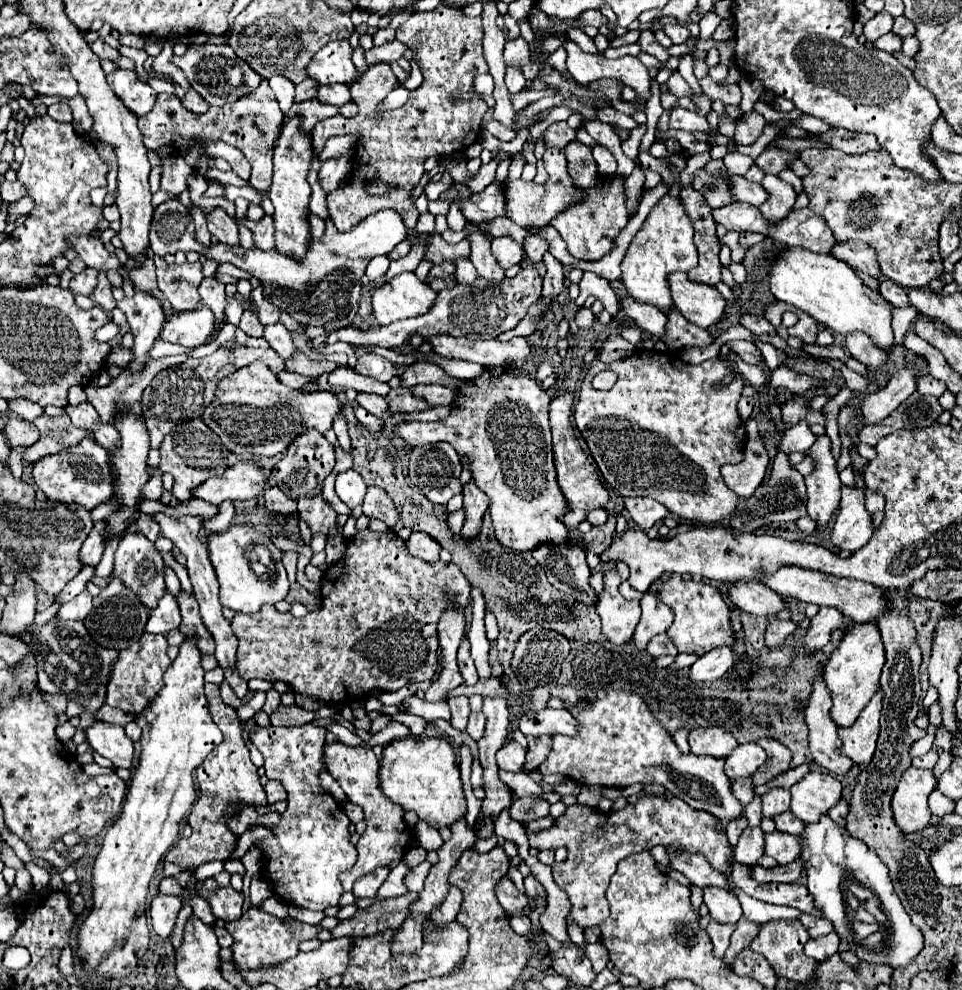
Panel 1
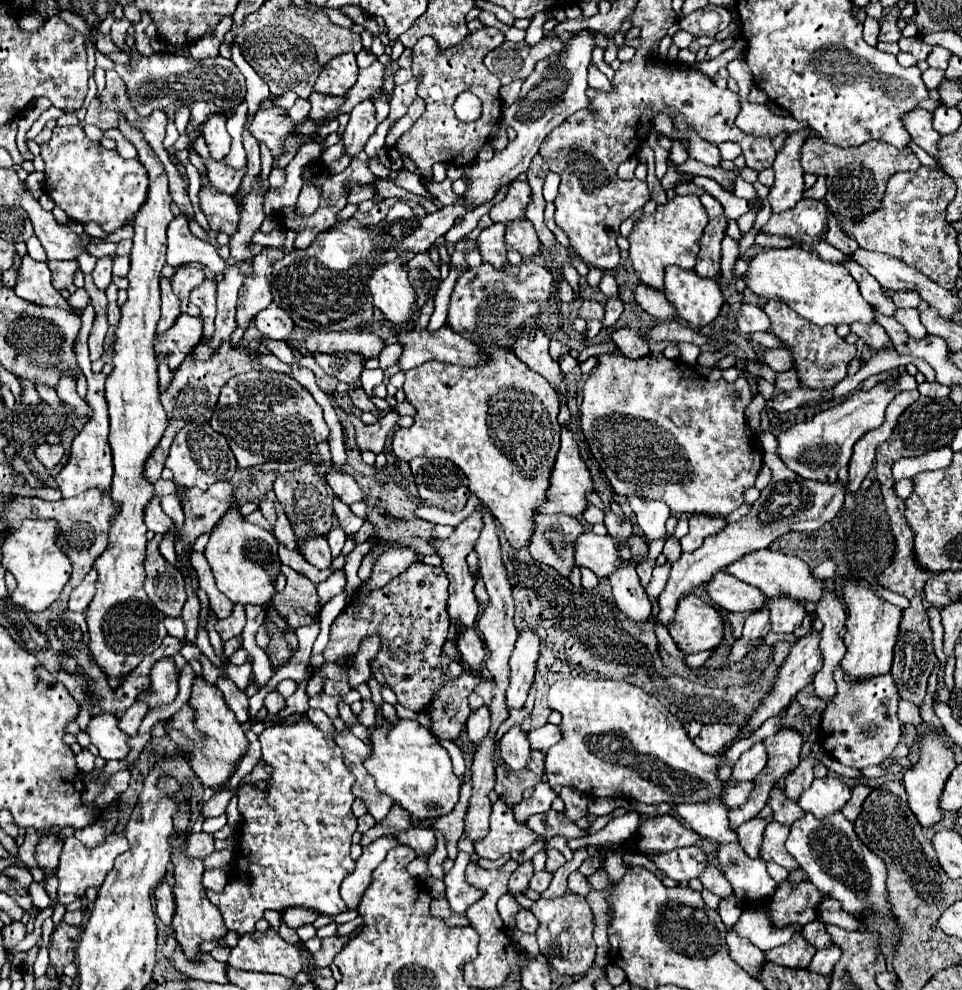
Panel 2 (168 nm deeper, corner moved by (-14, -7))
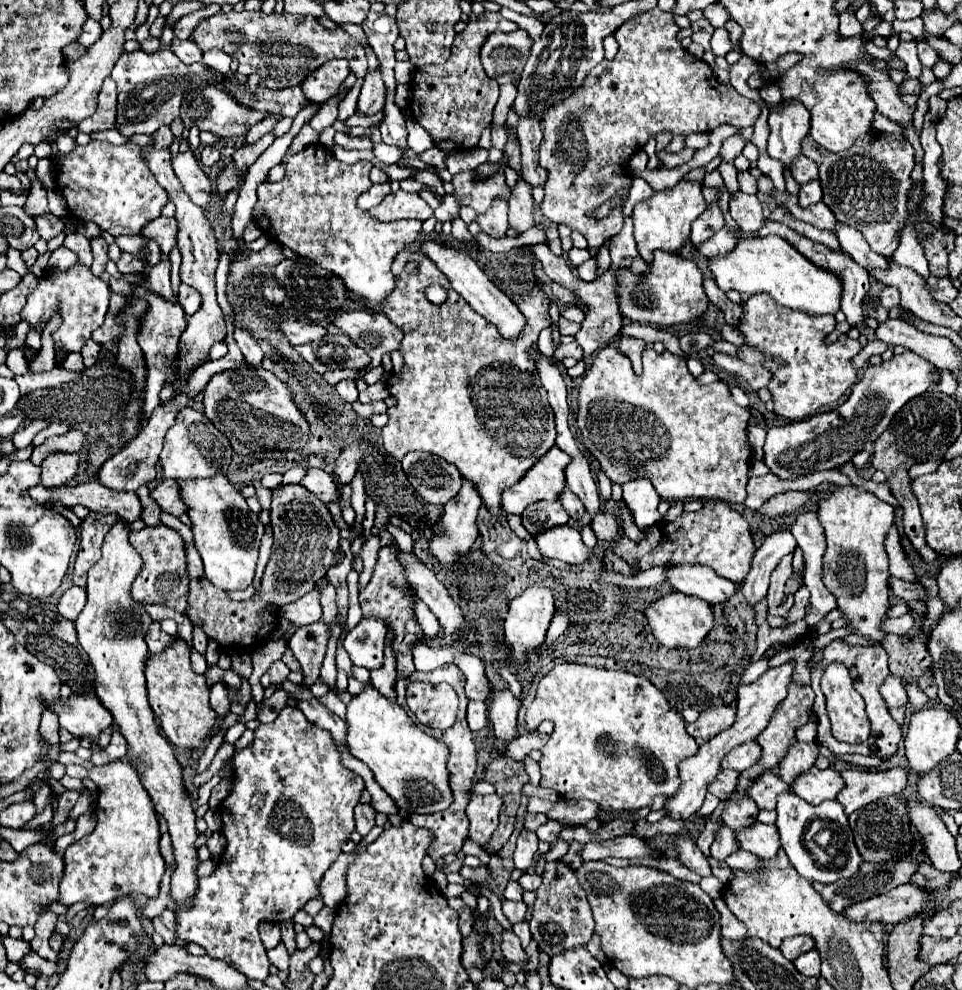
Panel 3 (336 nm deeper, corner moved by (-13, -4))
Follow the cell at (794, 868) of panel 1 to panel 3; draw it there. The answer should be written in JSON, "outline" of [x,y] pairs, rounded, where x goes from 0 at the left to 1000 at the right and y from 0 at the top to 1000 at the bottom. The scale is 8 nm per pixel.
{"outline":[[[748,829],[748,837],[744,839],[744,847],[740,852],[740,866],[753,870],[757,864],[761,864],[763,860],[767,860],[767,854],[765,854],[765,845],[763,841],[759,839],[759,835],[755,835],[751,829]]]}

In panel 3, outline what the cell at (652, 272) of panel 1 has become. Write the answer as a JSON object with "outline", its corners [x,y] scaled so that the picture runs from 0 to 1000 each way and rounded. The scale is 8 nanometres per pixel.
{"outline":[[[705,183],[699,191],[680,193],[676,201],[669,201],[659,207],[659,241],[663,247],[663,256],[672,266],[678,266],[678,256],[682,252],[688,254],[705,254],[717,237],[717,227],[721,221],[730,217],[734,211],[732,197],[730,197],[730,185],[726,183]]]}

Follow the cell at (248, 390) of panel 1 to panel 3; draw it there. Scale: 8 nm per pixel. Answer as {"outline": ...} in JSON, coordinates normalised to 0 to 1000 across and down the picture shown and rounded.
{"outline":[[[243,371],[220,379],[210,395],[210,409],[214,421],[237,441],[247,460],[312,454],[322,443],[320,427],[306,409],[299,389],[272,371]]]}

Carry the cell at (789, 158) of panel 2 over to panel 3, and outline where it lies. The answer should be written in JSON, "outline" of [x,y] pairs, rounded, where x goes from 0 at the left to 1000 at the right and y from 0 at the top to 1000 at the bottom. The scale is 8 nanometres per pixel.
{"outline":[[[811,104],[798,118],[800,138],[798,157],[809,161],[815,169],[821,169],[823,161],[832,157],[832,142],[842,132],[842,114],[834,104]]]}

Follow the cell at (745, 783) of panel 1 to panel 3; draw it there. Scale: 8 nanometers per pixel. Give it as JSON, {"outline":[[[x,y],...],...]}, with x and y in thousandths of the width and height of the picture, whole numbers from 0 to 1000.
{"outline":[[[748,777],[742,791],[738,791],[736,799],[744,803],[748,809],[753,809],[765,797],[765,793],[767,793],[767,781],[761,777]]]}

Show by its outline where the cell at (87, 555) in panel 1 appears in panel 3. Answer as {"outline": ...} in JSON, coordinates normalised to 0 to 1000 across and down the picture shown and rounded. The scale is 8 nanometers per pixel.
{"outline":[[[73,593],[60,607],[60,619],[71,627],[79,627],[89,609],[89,597],[83,593]]]}

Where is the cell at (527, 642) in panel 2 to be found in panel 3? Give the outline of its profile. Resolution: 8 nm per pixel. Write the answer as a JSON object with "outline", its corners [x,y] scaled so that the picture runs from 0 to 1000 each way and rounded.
{"outline":[[[559,589],[551,591],[545,599],[541,599],[536,605],[530,607],[530,617],[524,627],[524,639],[526,639],[526,647],[530,649],[530,656],[532,656],[530,672],[534,676],[541,676],[547,670],[549,656],[555,656],[565,649],[568,635],[570,635],[574,621],[576,621],[576,599],[574,599],[574,595],[570,595],[565,591],[559,591]]]}

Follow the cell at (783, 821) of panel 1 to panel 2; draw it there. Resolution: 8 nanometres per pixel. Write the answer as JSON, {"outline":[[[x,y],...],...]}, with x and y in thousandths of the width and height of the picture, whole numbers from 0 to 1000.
{"outline":[[[812,796],[801,798],[801,802],[799,802],[799,814],[804,816],[804,828],[808,828],[810,832],[816,832],[816,834],[822,834],[822,830],[831,828],[837,822],[828,814],[828,810],[822,810],[822,808],[818,808],[814,804]]]}

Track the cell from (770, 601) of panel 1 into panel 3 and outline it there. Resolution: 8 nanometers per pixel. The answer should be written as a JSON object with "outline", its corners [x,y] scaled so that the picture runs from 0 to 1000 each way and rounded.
{"outline":[[[694,571],[692,589],[699,593],[699,597],[732,605],[738,611],[759,605],[765,597],[761,587],[744,581],[742,575],[734,571]]]}

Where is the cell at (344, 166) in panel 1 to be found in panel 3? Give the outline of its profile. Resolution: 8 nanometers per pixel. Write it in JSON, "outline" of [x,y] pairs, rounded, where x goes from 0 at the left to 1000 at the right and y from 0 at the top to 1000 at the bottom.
{"outline":[[[395,68],[383,72],[378,86],[376,86],[376,94],[372,98],[372,112],[387,116],[397,112],[401,104],[401,86],[397,84],[397,72]]]}

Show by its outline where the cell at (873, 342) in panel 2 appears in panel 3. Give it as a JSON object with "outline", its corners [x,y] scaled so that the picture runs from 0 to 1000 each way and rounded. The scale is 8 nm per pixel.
{"outline":[[[805,223],[794,225],[792,231],[788,233],[788,237],[790,237],[790,239],[796,239],[798,235],[817,241],[830,256],[834,256],[838,262],[846,264],[848,270],[854,270],[854,272],[859,272],[859,274],[863,274],[863,276],[867,276],[867,278],[871,278],[871,280],[875,282],[875,306],[873,306],[873,314],[879,318],[879,324],[881,324],[884,328],[890,328],[890,326],[898,320],[896,302],[898,302],[898,298],[902,296],[902,290],[904,290],[904,286],[902,286],[902,284],[904,284],[904,278],[900,276],[898,270],[892,270],[892,266],[888,266],[888,262],[884,262],[877,254],[865,254],[863,249],[859,249],[859,247],[854,247],[854,245],[848,245],[848,243],[836,239],[836,237],[830,237],[827,233],[823,233],[821,229],[813,227],[813,225],[805,225]]]}

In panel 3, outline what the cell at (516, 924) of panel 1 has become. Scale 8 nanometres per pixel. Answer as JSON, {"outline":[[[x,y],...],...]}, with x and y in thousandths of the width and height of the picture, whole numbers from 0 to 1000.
{"outline":[[[522,910],[522,920],[524,920],[526,928],[534,934],[545,928],[547,914],[545,914],[545,910]]]}

